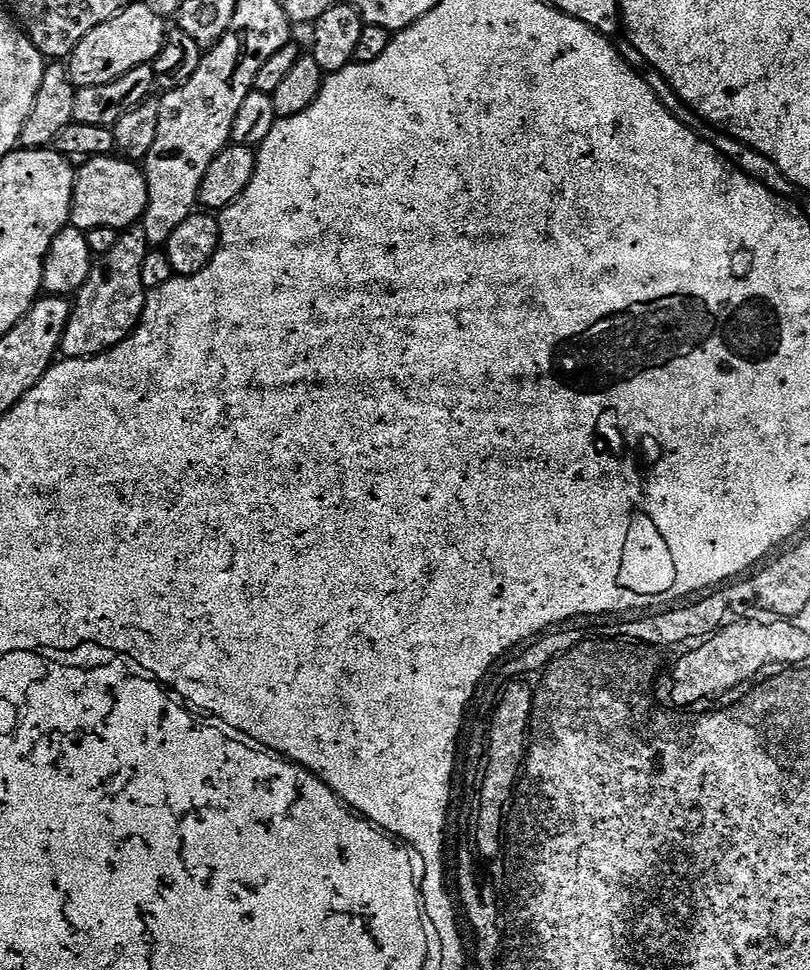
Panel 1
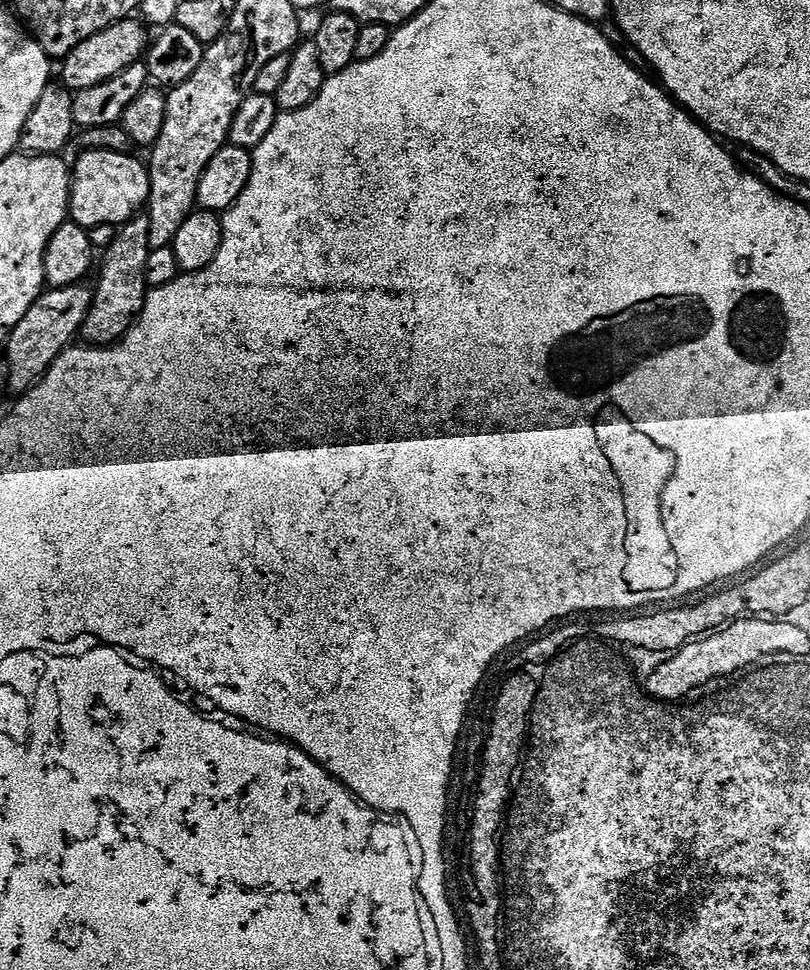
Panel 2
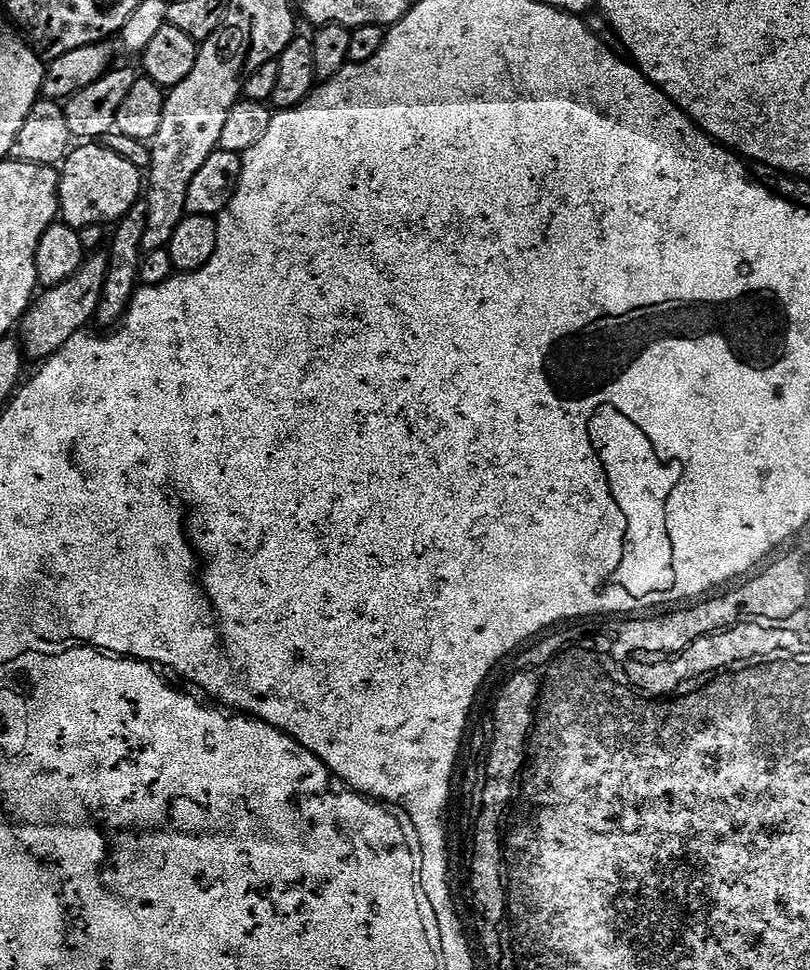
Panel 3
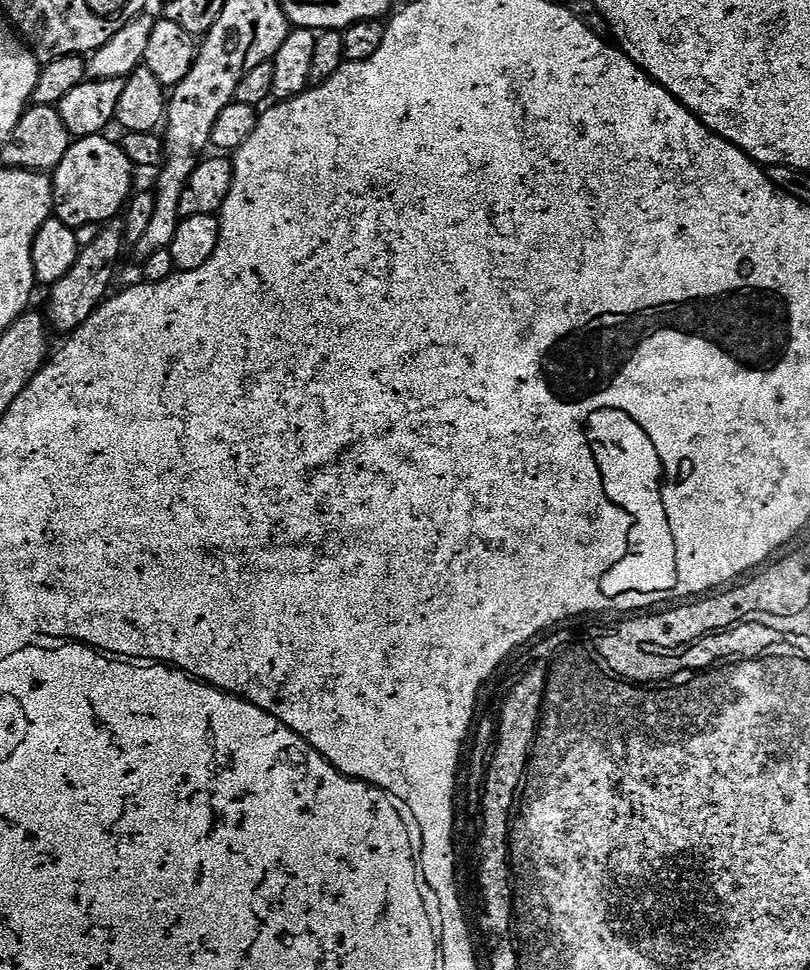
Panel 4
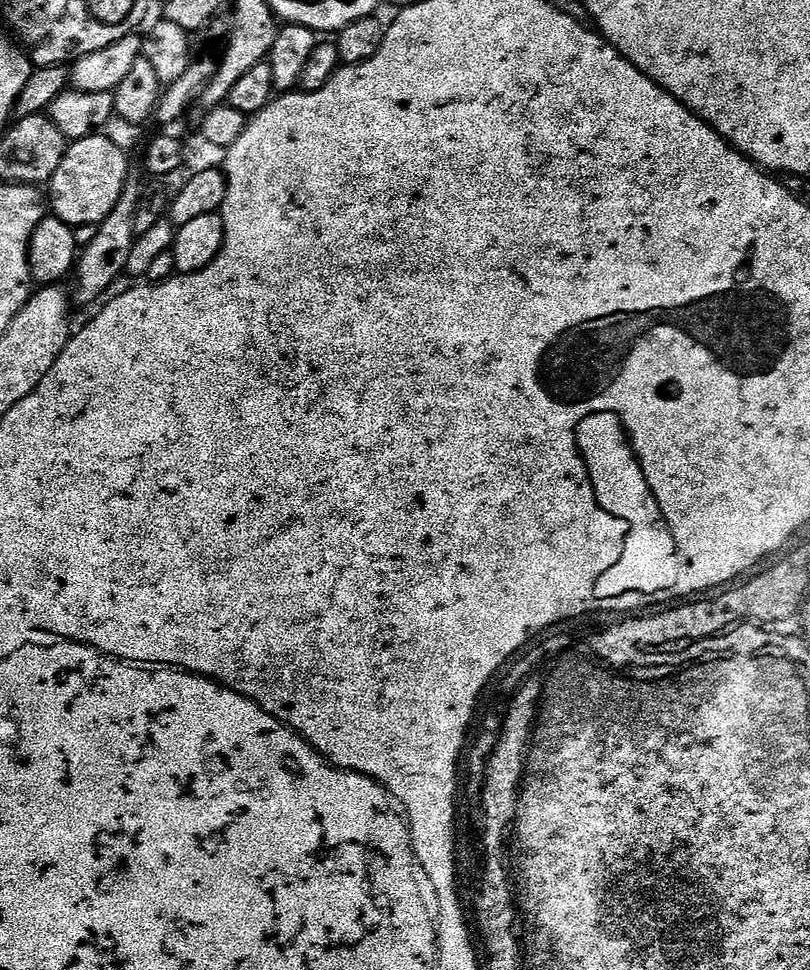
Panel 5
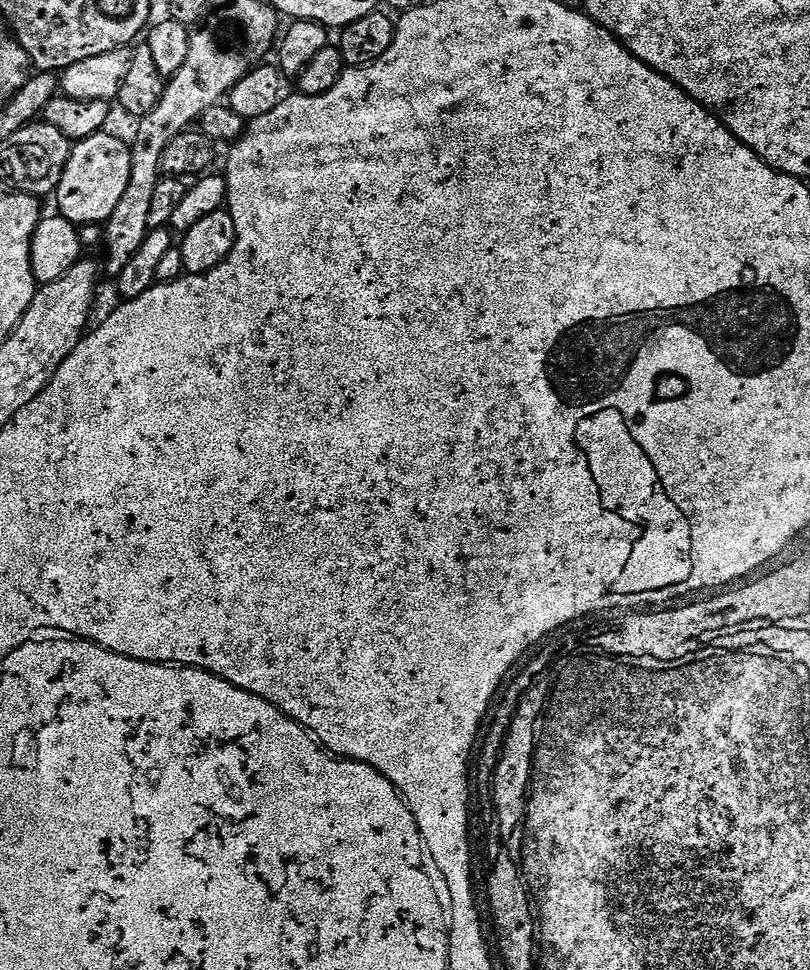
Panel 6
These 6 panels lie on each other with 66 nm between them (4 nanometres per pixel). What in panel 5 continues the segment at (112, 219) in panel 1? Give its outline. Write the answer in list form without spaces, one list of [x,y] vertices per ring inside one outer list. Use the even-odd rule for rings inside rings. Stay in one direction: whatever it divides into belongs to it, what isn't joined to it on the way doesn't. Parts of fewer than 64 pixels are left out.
[[[104,134],[73,140],[67,145],[62,166],[58,166],[50,182],[51,211],[52,208],[56,211],[53,212],[55,219],[63,224],[98,226],[118,206],[129,179],[127,154],[114,141],[107,140]]]

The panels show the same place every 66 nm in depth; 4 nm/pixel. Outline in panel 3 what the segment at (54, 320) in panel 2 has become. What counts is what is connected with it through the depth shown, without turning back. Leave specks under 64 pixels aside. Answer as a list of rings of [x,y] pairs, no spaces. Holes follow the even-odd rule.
[[[89,255],[82,267],[70,279],[58,286],[41,291],[33,299],[22,321],[22,329],[24,328],[22,348],[29,361],[47,360],[59,348],[66,346],[66,342],[70,342],[74,334],[85,331],[89,327],[87,324],[93,323],[107,284],[109,269],[110,260],[107,255]]]

